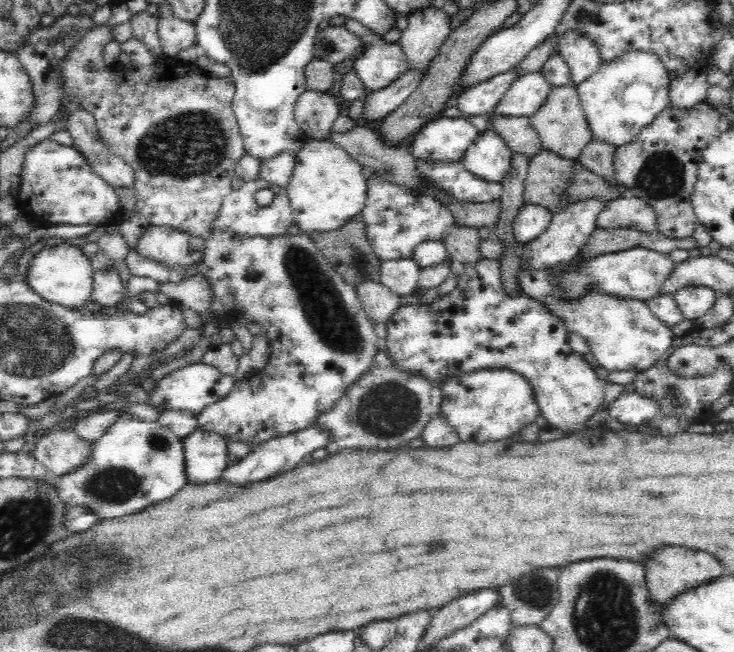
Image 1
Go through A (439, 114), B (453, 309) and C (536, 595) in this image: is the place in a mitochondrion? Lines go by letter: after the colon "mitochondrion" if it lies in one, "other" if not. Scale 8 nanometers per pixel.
A: other
B: other
C: mitochondrion

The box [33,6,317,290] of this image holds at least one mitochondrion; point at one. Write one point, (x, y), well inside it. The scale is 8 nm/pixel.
(193, 143)

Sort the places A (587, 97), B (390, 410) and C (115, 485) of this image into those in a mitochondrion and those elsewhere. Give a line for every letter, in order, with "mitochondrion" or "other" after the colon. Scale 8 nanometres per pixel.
A: other
B: mitochondrion
C: mitochondrion

